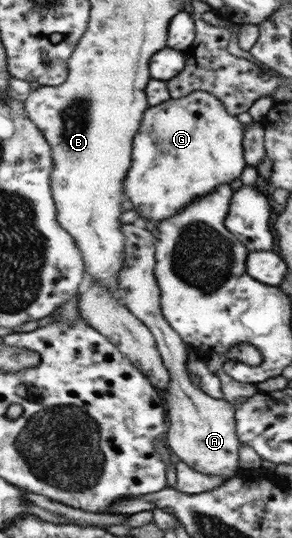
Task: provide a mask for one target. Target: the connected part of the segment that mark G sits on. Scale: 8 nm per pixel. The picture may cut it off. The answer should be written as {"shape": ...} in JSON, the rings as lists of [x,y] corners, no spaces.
{"shape":[[[195,91],[189,96],[150,106],[135,133],[132,162],[124,179],[124,198],[131,201],[133,211],[139,212],[140,222],[154,228],[164,219],[179,214],[198,197],[209,195],[220,185],[239,178],[247,166],[242,147],[245,129],[236,116],[227,113],[217,97],[207,92]]]}

